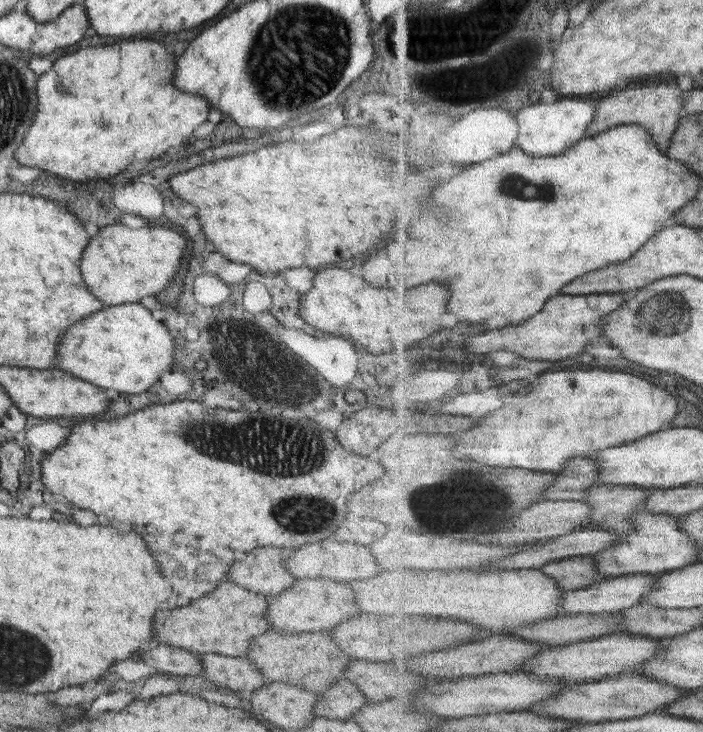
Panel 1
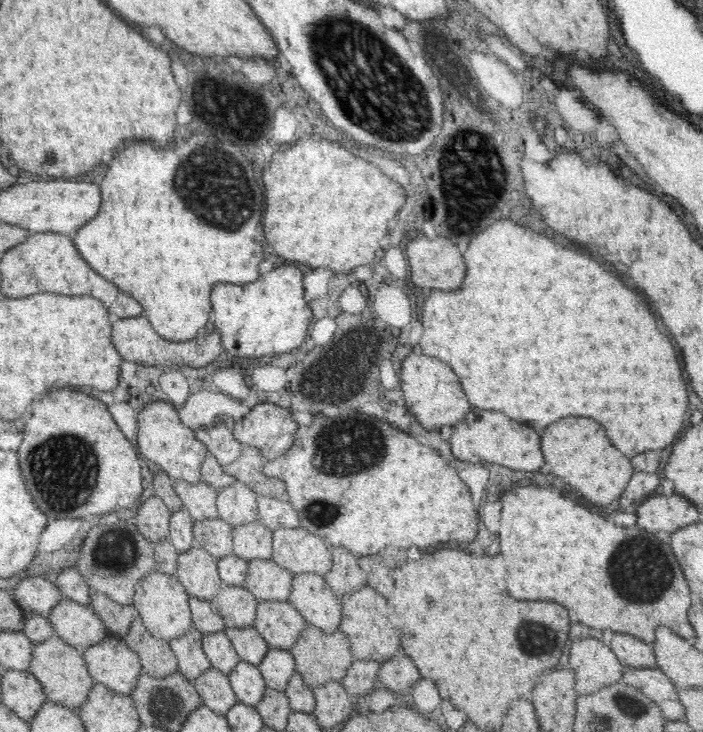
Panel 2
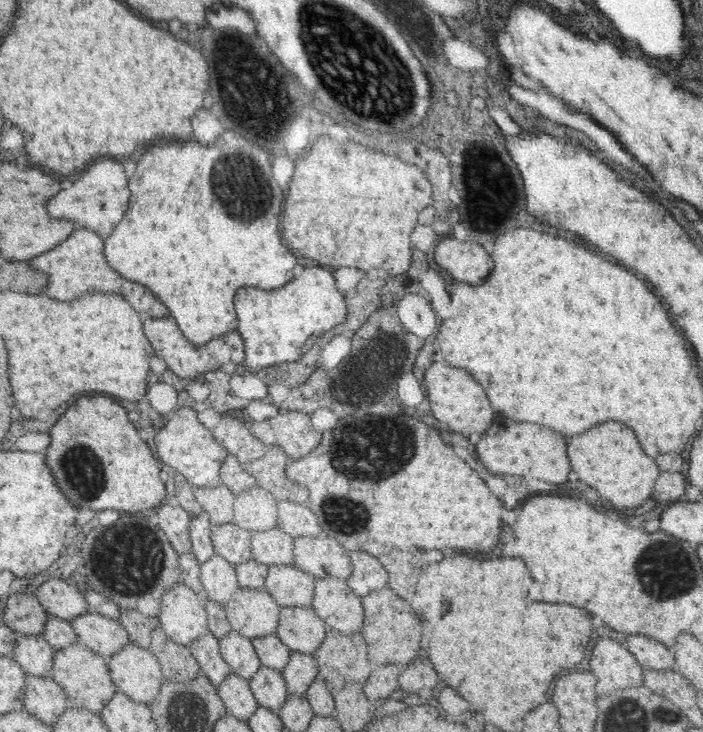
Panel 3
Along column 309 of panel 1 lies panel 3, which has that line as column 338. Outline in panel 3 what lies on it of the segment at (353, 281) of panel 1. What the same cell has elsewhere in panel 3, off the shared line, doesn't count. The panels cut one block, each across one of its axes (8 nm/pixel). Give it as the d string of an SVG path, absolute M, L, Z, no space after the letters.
M304 267L284 286L266 290L240 287L234 295L234 310L245 346L244 366L270 366L274 362L292 362L307 354L311 343L326 330L344 324L346 301L336 285L333 269Z

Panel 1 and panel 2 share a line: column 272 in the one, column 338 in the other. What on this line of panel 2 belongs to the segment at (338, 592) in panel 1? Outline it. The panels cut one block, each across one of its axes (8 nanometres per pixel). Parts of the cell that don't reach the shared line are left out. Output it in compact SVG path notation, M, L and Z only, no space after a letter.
M303 573L295 576L288 601L307 623L327 632L339 630L342 601L323 575Z

